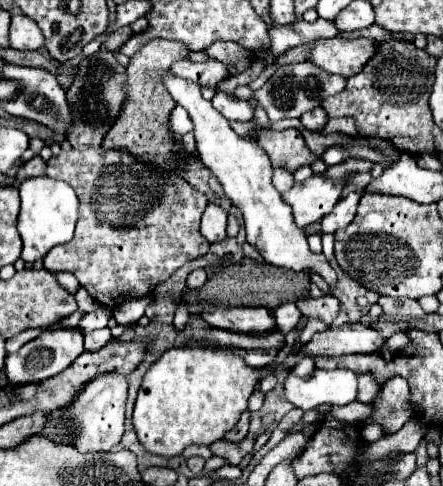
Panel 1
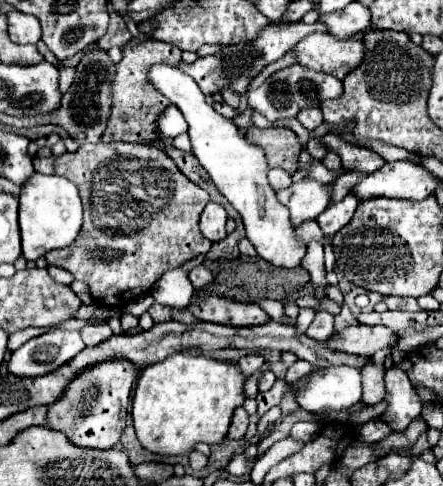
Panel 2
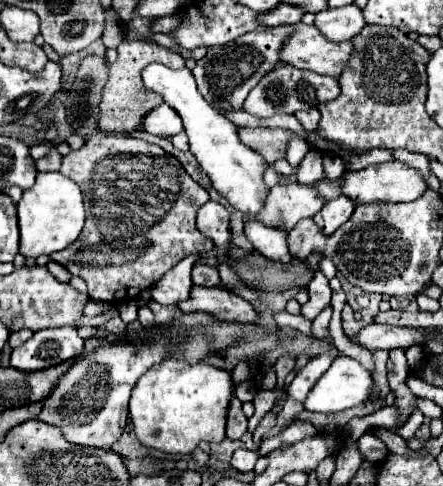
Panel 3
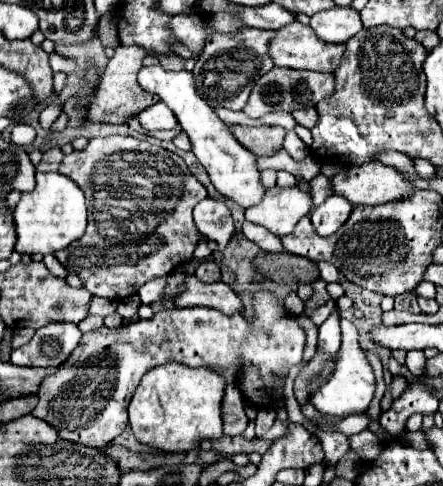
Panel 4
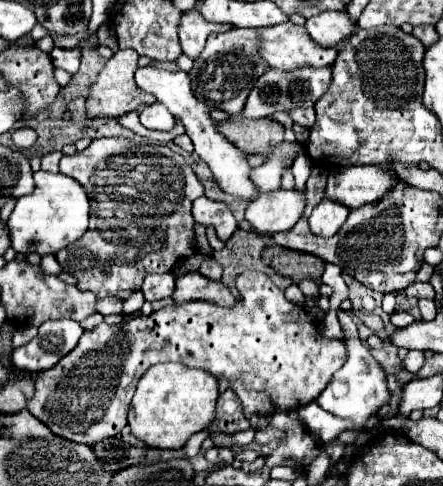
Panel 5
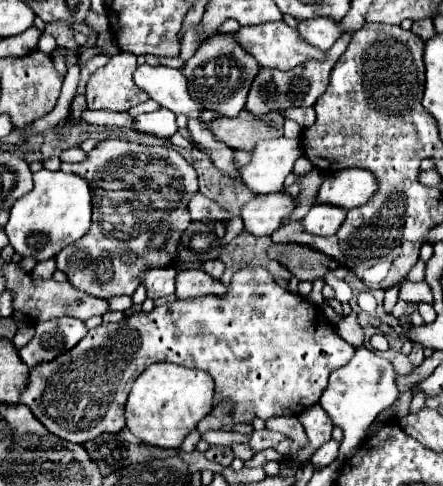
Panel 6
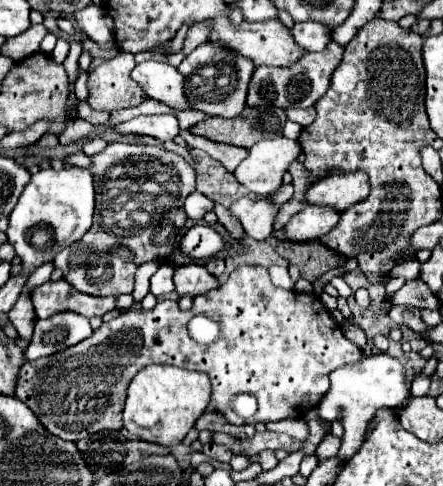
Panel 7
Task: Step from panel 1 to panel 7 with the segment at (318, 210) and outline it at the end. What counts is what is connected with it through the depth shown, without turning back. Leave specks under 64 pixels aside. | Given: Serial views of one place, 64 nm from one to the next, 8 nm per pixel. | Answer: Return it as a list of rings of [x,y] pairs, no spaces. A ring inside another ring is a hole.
[[[248,196],[236,200],[232,208],[228,208],[232,216],[236,216],[244,228],[244,232],[254,240],[266,240],[272,234],[272,224],[276,216],[276,208],[272,198],[252,200]]]

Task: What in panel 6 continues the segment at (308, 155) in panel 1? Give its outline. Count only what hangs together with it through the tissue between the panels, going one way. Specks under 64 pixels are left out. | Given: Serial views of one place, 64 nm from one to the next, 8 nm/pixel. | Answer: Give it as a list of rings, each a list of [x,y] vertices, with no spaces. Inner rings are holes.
[[[242,110],[236,118],[214,118],[212,122],[208,122],[208,130],[216,136],[216,140],[228,144],[230,148],[250,152],[260,140],[280,138],[282,124],[284,116],[278,110],[264,116],[252,116],[248,110]]]

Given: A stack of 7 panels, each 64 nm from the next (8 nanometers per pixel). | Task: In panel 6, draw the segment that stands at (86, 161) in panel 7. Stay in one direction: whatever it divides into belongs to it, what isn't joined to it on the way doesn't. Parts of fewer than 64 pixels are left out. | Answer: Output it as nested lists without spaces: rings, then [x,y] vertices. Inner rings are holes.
[[[79,147],[69,148],[62,152],[60,159],[62,162],[80,163],[86,160],[87,154]]]

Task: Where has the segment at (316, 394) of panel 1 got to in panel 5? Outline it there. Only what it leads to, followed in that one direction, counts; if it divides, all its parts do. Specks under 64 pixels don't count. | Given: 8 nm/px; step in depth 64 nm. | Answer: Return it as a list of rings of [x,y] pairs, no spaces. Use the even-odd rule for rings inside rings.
[[[340,308],[340,310],[338,310],[338,320],[340,320],[344,332],[346,332],[346,340],[344,340],[344,342],[346,342],[346,346],[348,346],[348,360],[346,360],[346,364],[344,364],[338,372],[334,372],[332,380],[328,382],[328,386],[324,388],[324,392],[316,398],[316,402],[318,402],[326,412],[330,412],[330,414],[334,414],[334,416],[338,416],[338,418],[342,418],[342,420],[346,420],[346,422],[352,422],[352,424],[354,424],[352,432],[354,432],[354,434],[360,434],[360,432],[366,428],[368,420],[370,420],[372,416],[376,416],[378,410],[380,410],[384,404],[390,402],[390,396],[392,396],[392,394],[390,394],[390,390],[388,390],[388,382],[386,382],[388,374],[386,374],[384,366],[382,366],[382,364],[370,354],[370,350],[360,342],[356,324],[352,322],[350,314]]]

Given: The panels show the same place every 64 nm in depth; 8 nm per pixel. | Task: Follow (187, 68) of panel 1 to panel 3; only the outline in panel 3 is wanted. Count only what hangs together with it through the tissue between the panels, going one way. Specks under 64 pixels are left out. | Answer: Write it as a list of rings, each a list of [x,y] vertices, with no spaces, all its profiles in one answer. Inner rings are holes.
[[[258,26],[256,30],[236,38],[232,44],[210,46],[208,54],[196,62],[192,70],[198,92],[212,104],[212,106],[230,106],[234,110],[242,108],[248,92],[278,64],[278,50],[288,34],[292,34],[294,26]]]

